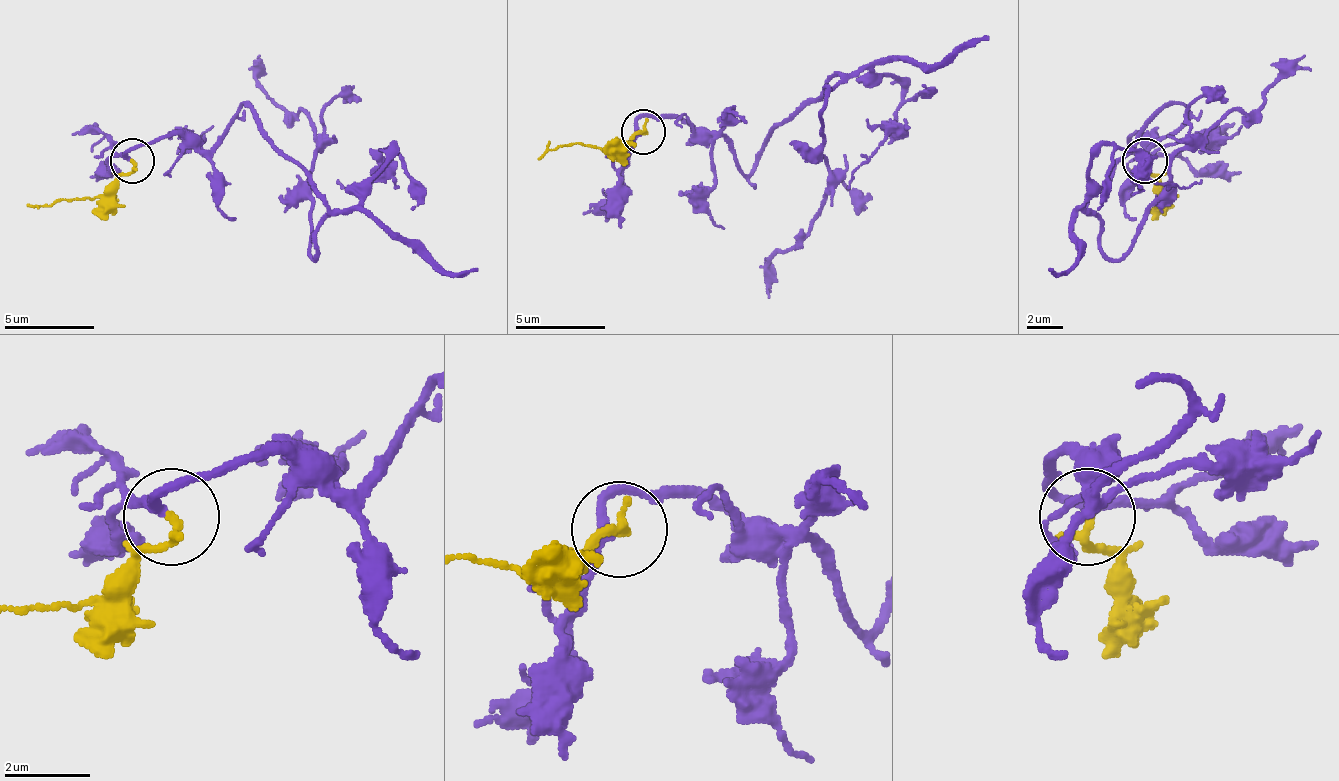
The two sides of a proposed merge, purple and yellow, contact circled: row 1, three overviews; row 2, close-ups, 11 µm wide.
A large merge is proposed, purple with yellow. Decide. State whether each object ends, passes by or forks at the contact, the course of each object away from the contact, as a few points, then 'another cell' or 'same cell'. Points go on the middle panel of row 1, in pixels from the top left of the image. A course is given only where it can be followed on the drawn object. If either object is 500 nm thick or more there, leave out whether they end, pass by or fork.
purple passes by | yellow ends | purple via (642, 133), (646, 115), (696, 124), (750, 173), (835, 75), (830, 191), (767, 267), (767, 299) | yellow via (642, 133), (642, 128), (610, 151), (570, 142), (539, 160) | same cell

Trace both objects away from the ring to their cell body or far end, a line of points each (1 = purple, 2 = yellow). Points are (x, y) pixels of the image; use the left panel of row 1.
1: (131, 160), (135, 146), (185, 133), (207, 151), (243, 101), (324, 200), (315, 258), (319, 137), (256, 70)
2: (131, 160), (131, 169), (99, 196), (28, 205)

